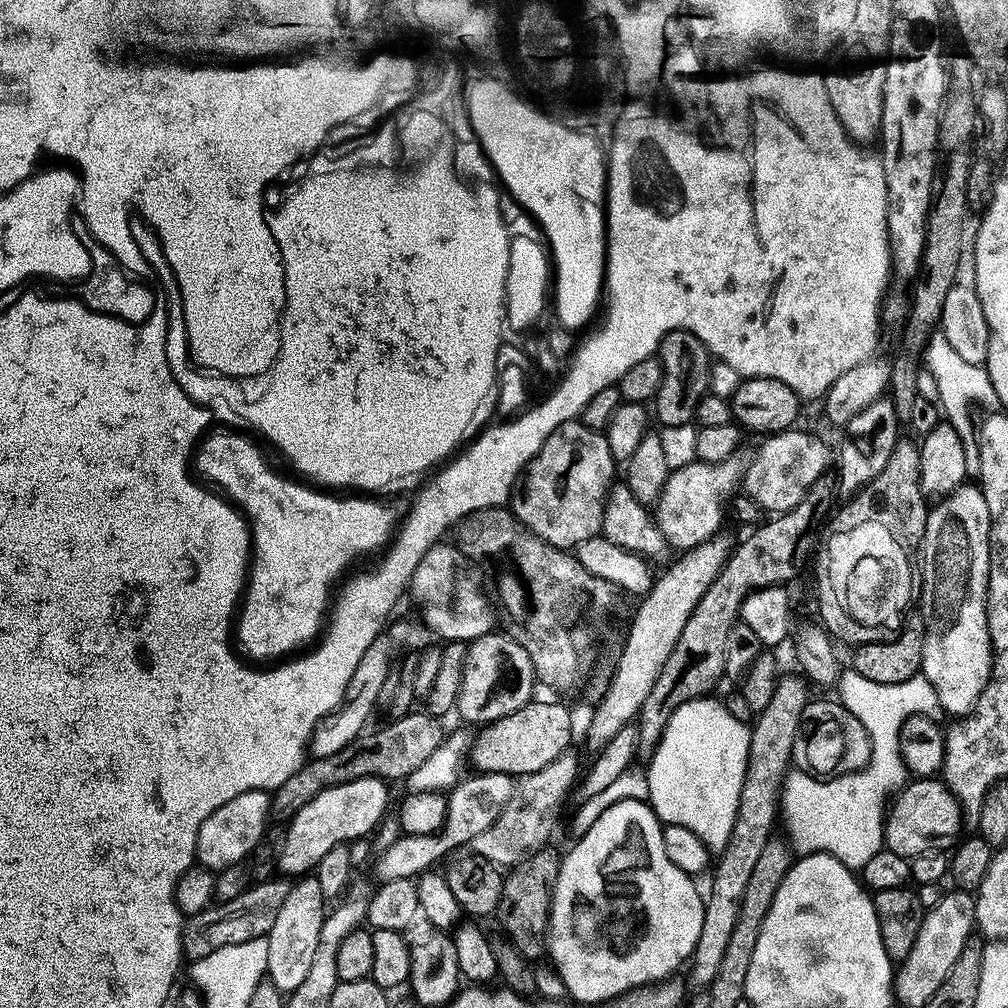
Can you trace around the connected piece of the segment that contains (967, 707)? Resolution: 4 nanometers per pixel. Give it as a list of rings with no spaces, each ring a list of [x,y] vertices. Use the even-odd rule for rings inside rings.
[[[965,486],[958,489],[957,492],[951,492],[950,495],[943,497],[939,501],[940,504],[931,509],[928,513],[925,532],[922,535],[924,541],[924,560],[922,558],[923,569],[923,601],[922,615],[927,623],[926,630],[926,646],[924,647],[924,667],[922,675],[924,679],[929,680],[932,689],[938,694],[940,699],[940,708],[948,711],[952,718],[963,718],[976,707],[978,698],[982,698],[982,694],[986,690],[986,686],[992,677],[992,665],[994,663],[994,653],[992,651],[992,635],[990,634],[990,626],[988,625],[988,587],[990,586],[990,562],[992,561],[992,537],[994,529],[992,527],[992,519],[990,518],[990,506],[986,502],[983,491],[979,487]]]

